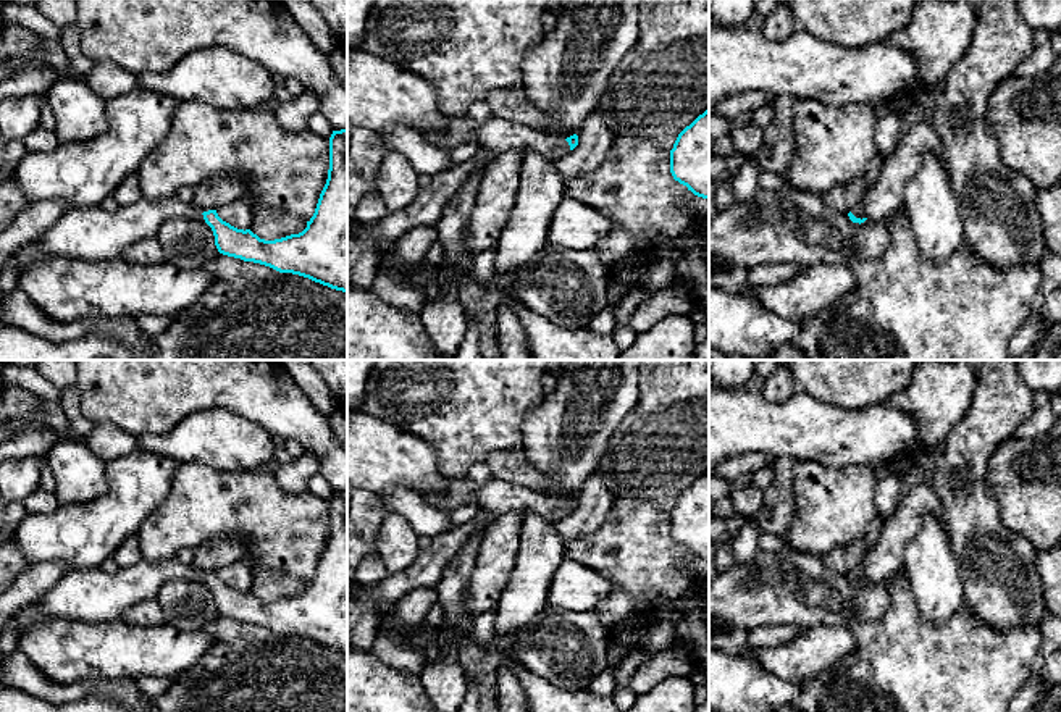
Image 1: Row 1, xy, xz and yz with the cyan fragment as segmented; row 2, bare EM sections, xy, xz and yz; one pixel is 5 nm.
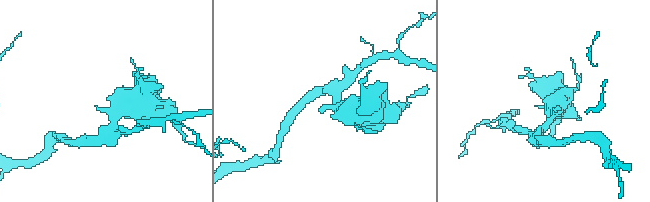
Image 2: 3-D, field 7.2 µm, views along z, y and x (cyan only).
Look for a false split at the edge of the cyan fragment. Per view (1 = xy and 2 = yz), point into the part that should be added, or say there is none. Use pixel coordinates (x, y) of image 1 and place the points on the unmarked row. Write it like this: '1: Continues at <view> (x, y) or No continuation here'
1: No continuation here
2: Continues at yz (858, 573)

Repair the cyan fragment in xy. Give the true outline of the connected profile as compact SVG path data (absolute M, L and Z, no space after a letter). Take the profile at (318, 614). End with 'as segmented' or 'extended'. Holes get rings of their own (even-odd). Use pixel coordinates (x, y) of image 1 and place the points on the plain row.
M347 491L329 499L329 531L313 578L299 596L275 602L203 573L220 615L292 635L347 654Z | as segmented

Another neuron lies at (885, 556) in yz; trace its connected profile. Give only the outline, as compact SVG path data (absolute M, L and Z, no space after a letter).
M929 481L906 489L895 515L882 525L861 563L867 581L882 583L903 567L906 546L922 530L925 515L945 526L941 502Z

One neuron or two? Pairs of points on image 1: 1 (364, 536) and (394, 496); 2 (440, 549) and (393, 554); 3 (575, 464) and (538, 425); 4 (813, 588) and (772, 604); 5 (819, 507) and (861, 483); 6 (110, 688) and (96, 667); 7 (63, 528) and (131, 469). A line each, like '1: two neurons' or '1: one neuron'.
1: two neurons
2: two neurons
3: one neuron
4: one neuron
5: one neuron
6: two neurons
7: one neuron

